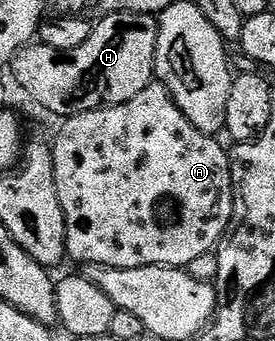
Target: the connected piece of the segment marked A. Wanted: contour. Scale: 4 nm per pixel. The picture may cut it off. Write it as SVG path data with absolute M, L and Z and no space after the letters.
M152 83L141 91L141 95L133 95L129 103L120 105L104 105L101 109L85 111L76 117L66 118L62 122L59 134L53 140L51 154L55 160L55 182L57 183L57 199L65 215L67 228L67 257L70 260L84 261L87 267L105 269L140 269L141 267L166 267L182 269L190 267L193 259L201 259L201 255L212 252L222 242L227 229L231 226L233 215L233 187L231 186L231 158L228 150L220 147L218 140L210 133L197 131L189 119L175 106L171 92L165 86Z

